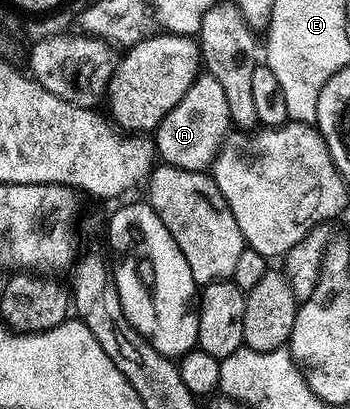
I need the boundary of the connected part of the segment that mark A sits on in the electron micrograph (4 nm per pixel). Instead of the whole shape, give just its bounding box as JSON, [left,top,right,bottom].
[153,73,231,171]

